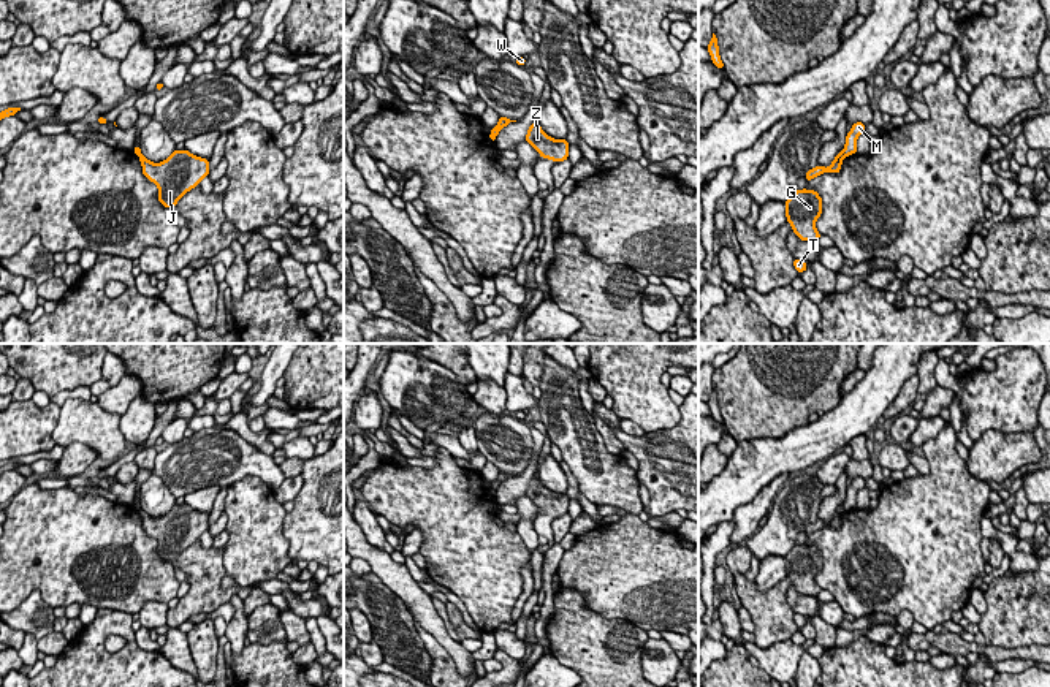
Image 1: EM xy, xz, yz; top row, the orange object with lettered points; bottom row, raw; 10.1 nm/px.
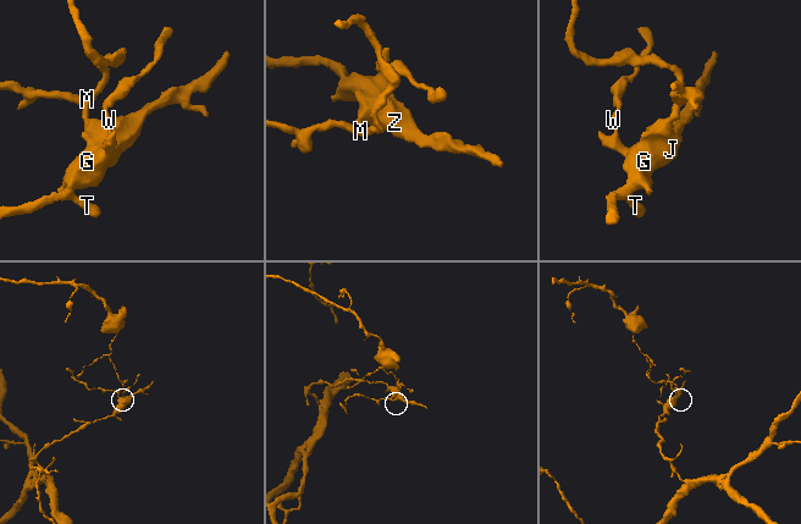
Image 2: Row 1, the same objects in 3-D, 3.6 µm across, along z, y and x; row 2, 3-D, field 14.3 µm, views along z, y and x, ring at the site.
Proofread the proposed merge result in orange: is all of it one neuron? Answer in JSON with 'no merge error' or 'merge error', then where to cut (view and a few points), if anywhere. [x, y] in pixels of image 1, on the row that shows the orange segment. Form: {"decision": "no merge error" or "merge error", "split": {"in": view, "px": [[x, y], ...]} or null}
{"decision": "merge error", "split": {"in": "yz", "px": [[841, 152], [846, 155]]}}

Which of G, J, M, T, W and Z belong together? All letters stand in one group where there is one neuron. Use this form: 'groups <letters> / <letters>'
groups G J T W Z / M

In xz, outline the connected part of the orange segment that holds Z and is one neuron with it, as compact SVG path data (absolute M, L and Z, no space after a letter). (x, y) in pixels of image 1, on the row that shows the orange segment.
M535 120L527 130L526 142L529 142L542 158L564 161L569 158L570 144L565 139L550 138Z

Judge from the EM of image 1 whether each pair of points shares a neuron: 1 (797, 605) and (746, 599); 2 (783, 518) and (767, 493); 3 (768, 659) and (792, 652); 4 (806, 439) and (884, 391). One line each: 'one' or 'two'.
1: two
2: two
3: one
4: one

